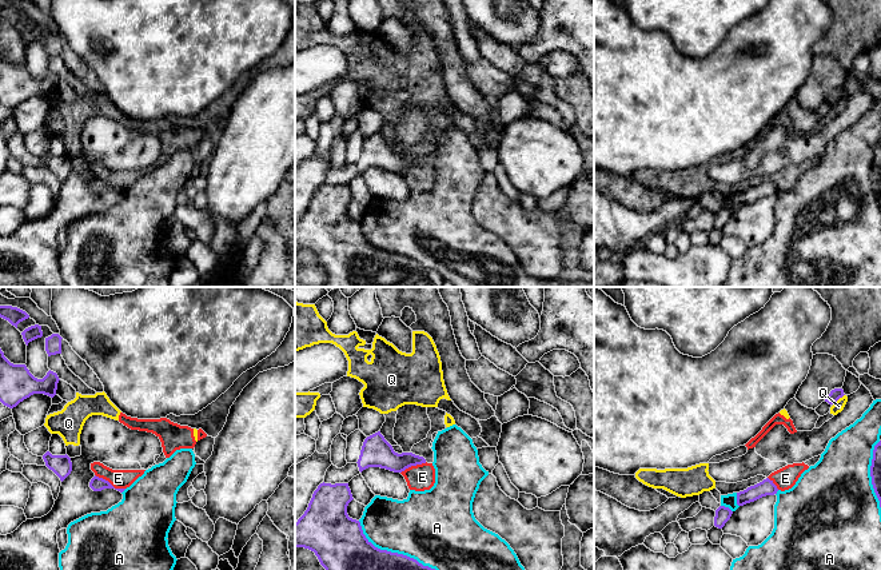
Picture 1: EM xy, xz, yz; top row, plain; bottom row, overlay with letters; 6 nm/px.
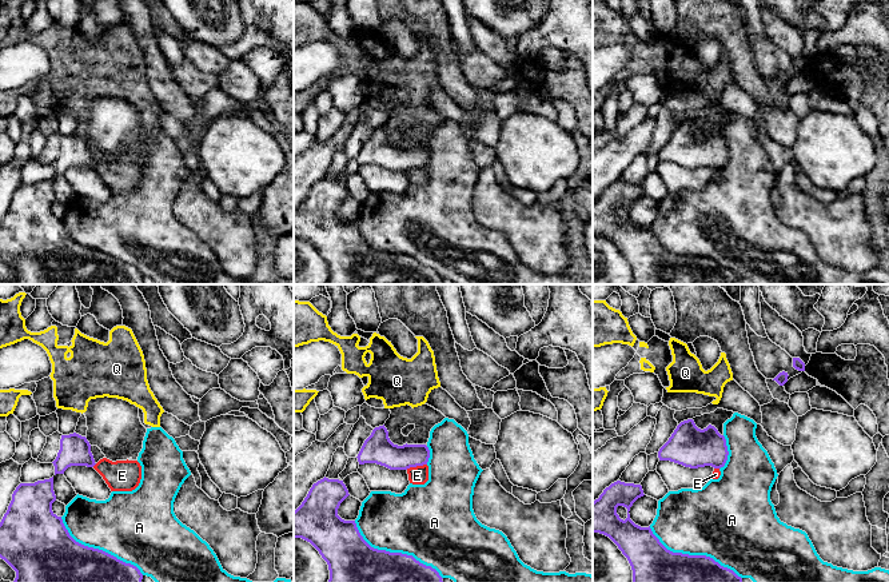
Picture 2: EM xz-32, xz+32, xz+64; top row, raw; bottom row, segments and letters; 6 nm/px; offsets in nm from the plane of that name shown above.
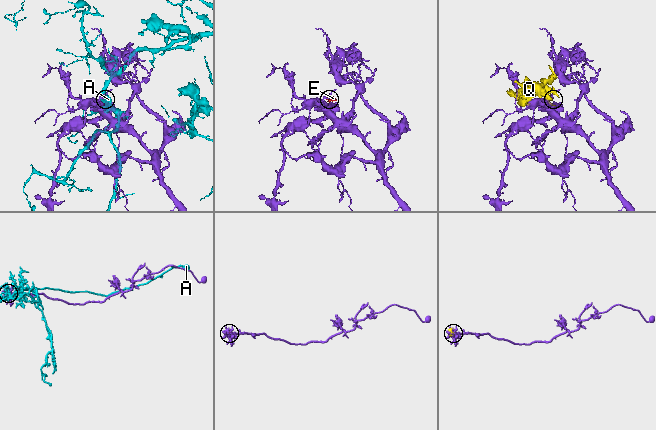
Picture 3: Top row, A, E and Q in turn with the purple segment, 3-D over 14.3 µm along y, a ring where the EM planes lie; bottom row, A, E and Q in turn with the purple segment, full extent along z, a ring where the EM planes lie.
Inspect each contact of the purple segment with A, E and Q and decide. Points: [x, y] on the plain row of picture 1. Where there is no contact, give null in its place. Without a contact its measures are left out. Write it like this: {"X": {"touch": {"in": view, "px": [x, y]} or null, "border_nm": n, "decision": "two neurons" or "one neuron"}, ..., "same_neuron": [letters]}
{"A": {"touch": {"in": "xz", "px": [397, 254]}, "border_nm": 600, "decision": "two neurons"}, "E": {"touch": {"in": "xy", "px": [108, 183]}, "border_nm": 200, "decision": "two neurons"}, "Q": {"touch": {"in": "yz", "px": [838, 99]}, "border_nm": 90, "decision": "two neurons"}, "same_neuron": []}

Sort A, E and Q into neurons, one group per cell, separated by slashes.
A / E Q

